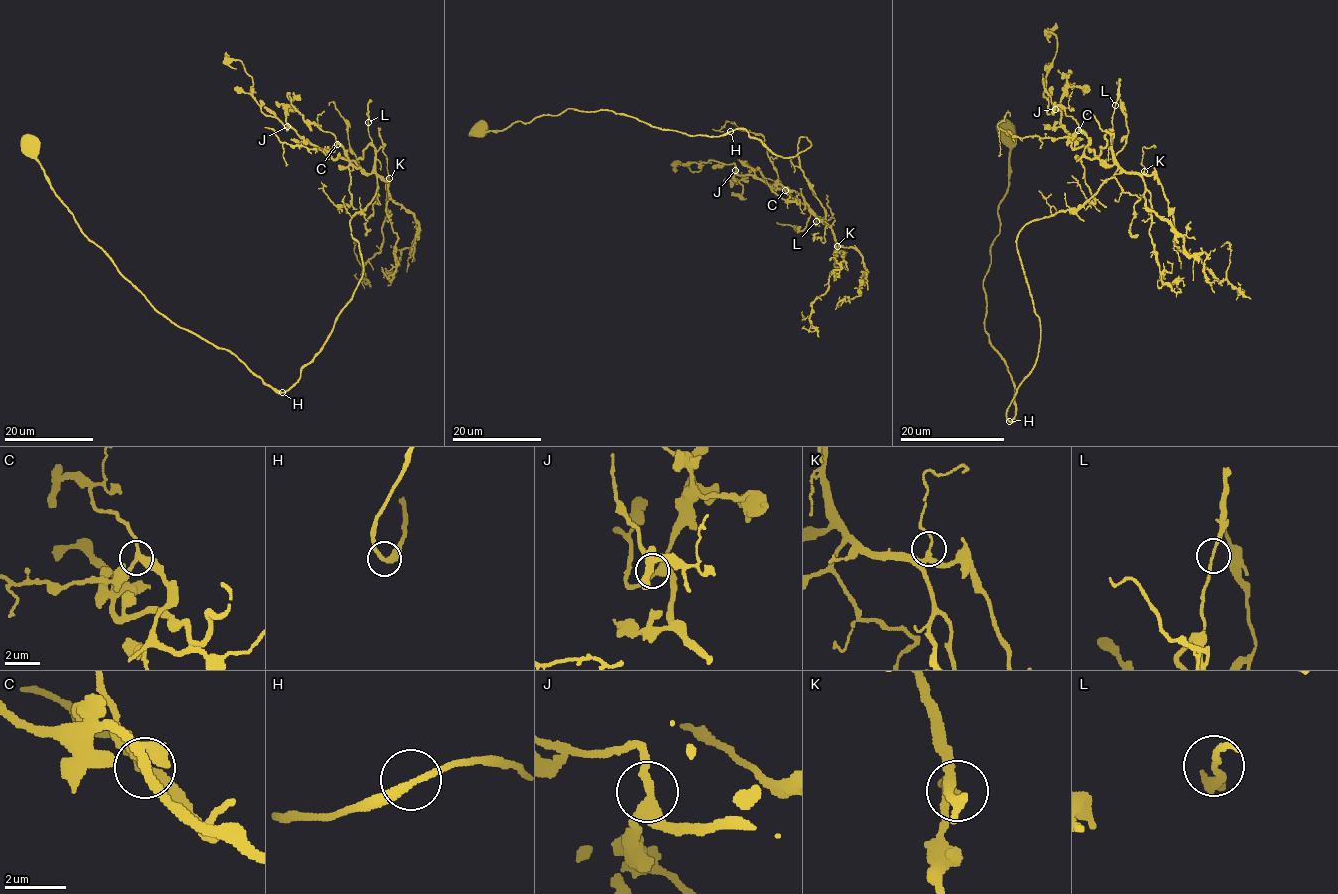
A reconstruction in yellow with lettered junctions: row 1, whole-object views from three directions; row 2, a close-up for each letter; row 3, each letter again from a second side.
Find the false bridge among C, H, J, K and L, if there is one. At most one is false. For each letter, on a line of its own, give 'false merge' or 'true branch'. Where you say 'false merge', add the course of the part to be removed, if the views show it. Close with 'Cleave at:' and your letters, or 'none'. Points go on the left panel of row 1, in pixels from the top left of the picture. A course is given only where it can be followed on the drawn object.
C: true branch
H: true branch
J: true branch
K: true branch
L: true branch
Cleave at: none

